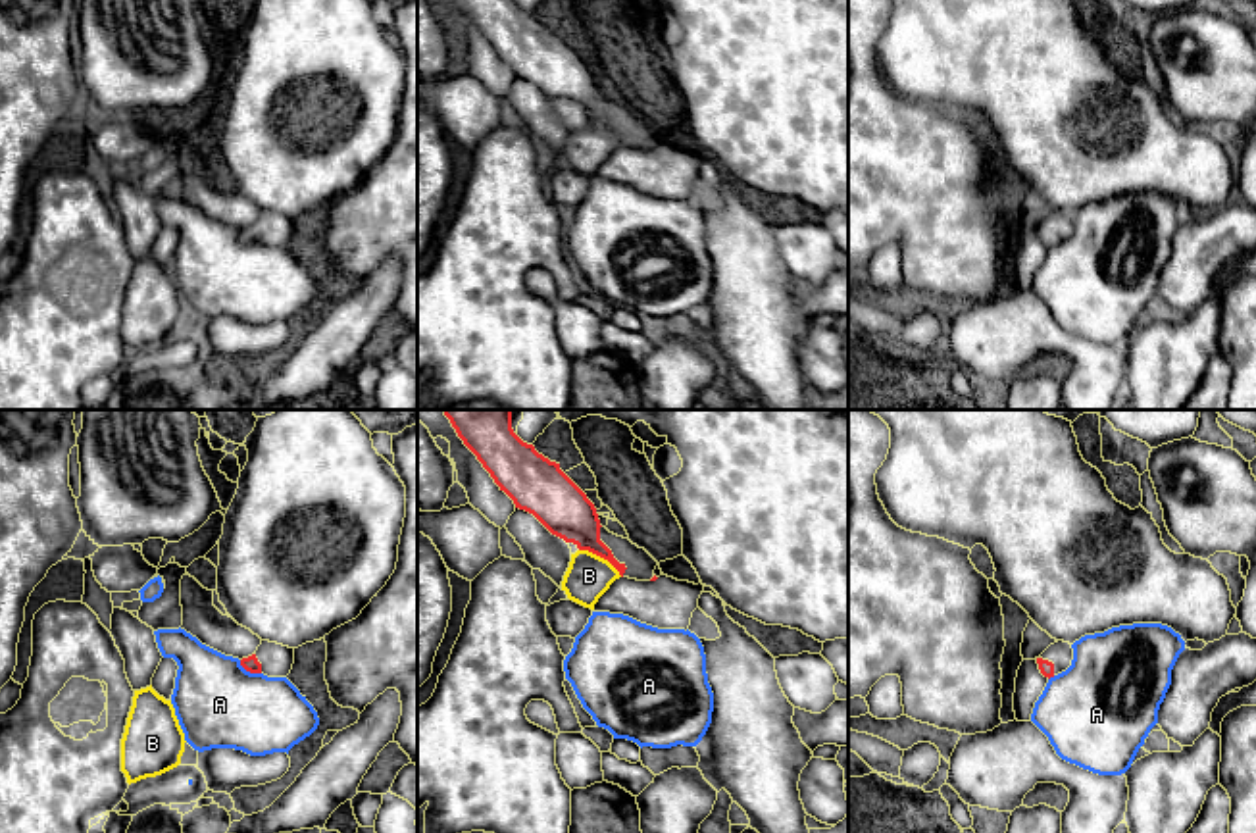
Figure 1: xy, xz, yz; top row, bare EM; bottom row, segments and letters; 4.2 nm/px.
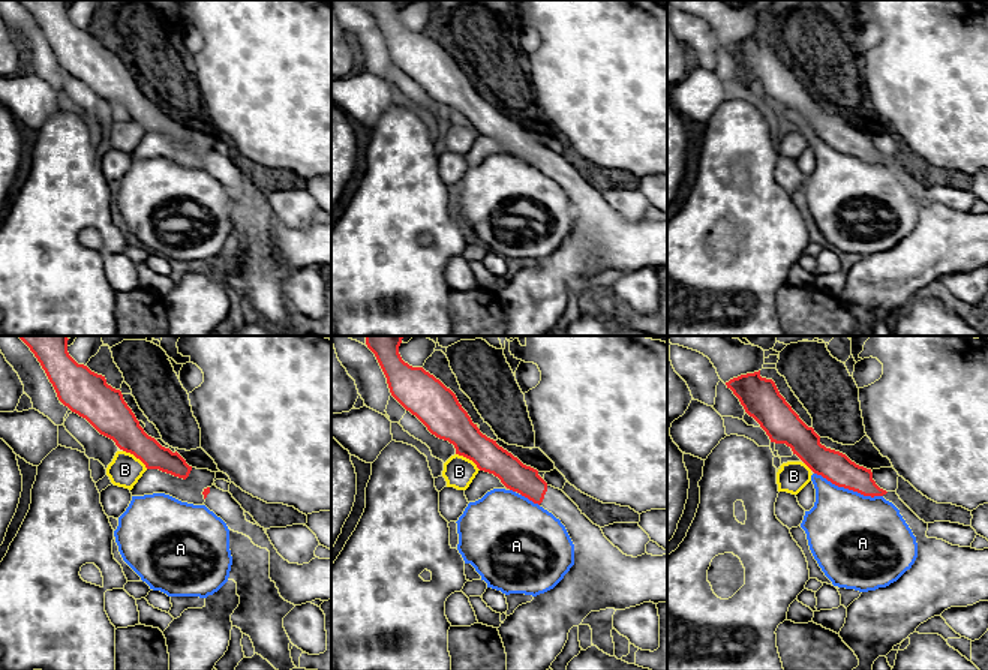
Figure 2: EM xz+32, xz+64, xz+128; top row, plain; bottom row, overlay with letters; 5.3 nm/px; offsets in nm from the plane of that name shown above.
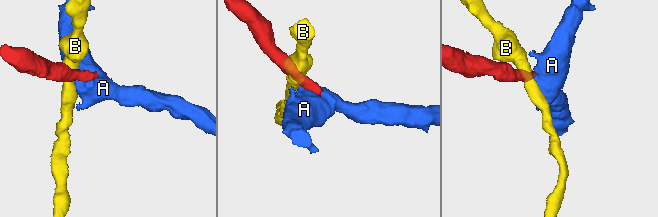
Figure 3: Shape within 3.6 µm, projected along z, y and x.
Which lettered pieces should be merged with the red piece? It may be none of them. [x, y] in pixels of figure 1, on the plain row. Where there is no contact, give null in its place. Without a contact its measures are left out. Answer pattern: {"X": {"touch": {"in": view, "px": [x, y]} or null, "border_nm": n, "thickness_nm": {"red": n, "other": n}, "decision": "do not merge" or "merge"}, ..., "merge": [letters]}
{"A": {"touch": {"in": "xy", "px": [249, 239]}, "border_nm": 110, "thickness_nm": {"red": 70, "other": 360}, "decision": "do not merge"}, "B": {"touch": {"in": "xz", "px": [601, 126]}, "border_nm": 220, "thickness_nm": {"red": 220, "other": 190}, "decision": "do not merge"}, "merge": []}

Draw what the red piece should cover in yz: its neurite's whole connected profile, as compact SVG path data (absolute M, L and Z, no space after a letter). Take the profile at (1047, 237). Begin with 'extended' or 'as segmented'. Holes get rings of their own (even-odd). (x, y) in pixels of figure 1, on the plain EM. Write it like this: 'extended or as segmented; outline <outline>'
extended; outline M1058 210L1050 214L1039 227L1039 239L1044 246L1054 246L1071 235L1073 217L1069 212Z

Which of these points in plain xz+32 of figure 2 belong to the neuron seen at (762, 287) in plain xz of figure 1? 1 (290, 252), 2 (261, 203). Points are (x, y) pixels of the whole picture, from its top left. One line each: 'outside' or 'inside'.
1: outside
2: outside

